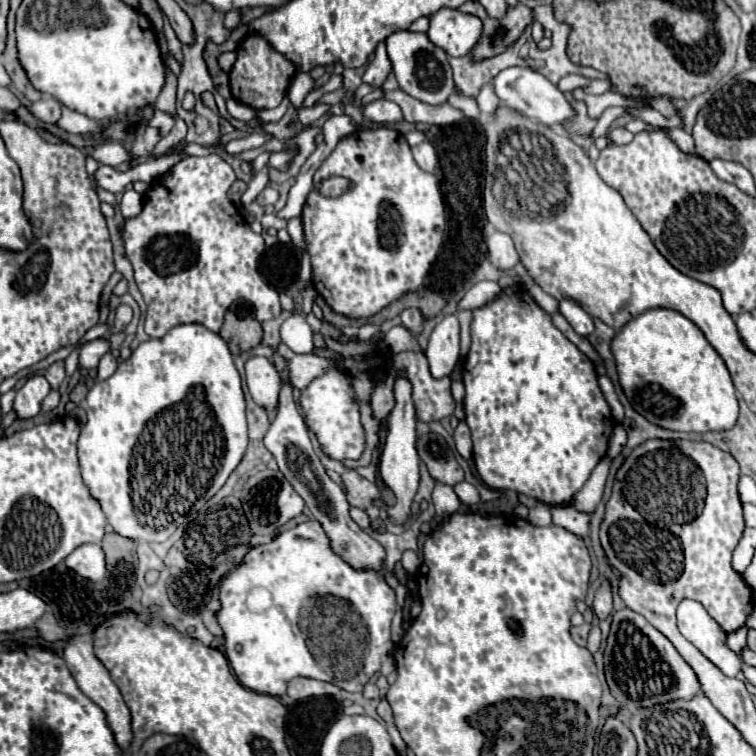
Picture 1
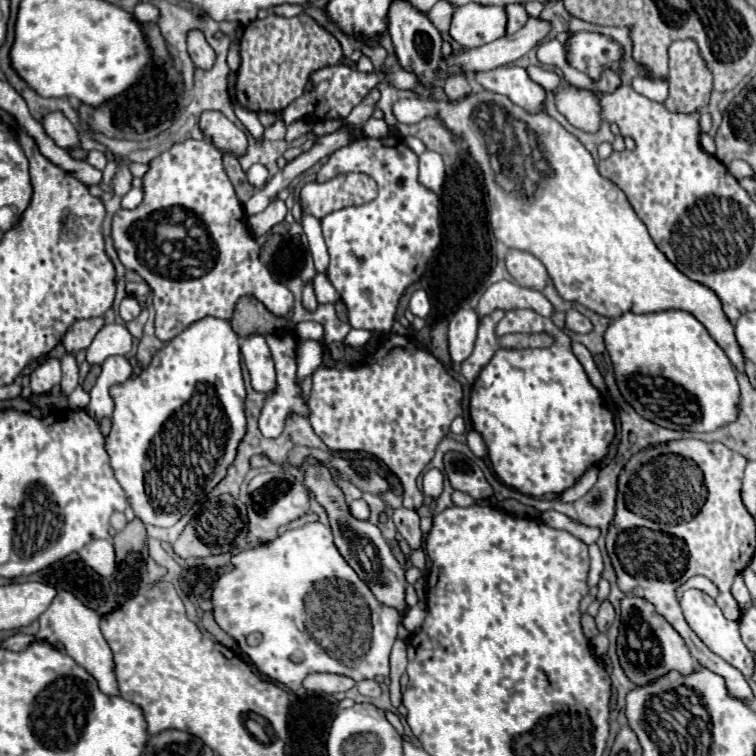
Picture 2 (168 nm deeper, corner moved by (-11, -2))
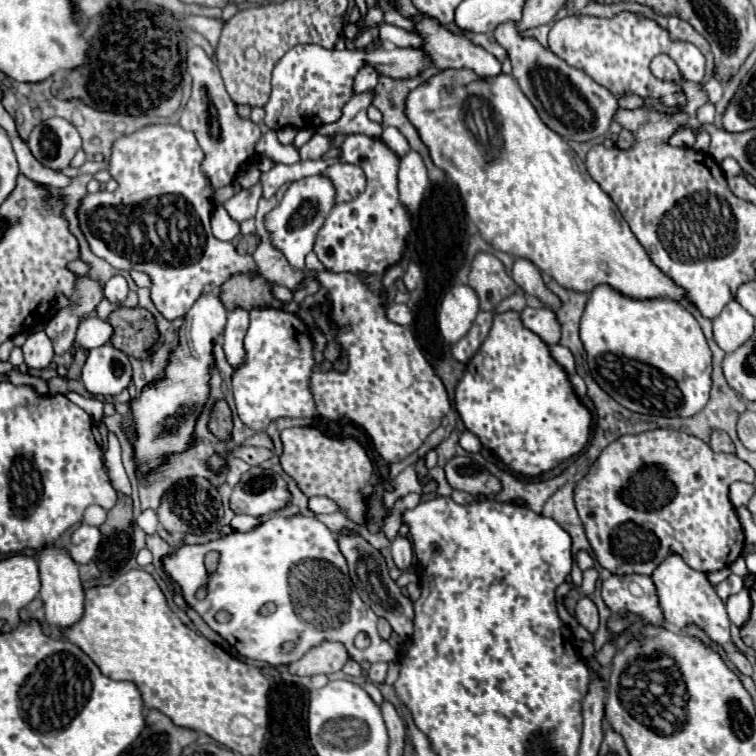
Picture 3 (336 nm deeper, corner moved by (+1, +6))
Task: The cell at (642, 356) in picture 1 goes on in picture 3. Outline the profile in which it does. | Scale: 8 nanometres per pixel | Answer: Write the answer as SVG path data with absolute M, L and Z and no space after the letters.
M598 284L580 318L580 340L592 378L620 406L648 416L694 416L704 408L712 384L712 352L696 318L672 298L634 300L608 284Z

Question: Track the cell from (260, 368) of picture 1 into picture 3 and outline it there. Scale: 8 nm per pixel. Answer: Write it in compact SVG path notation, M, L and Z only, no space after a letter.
M244 308L228 310L228 322L222 334L222 348L232 368L236 368L244 358L242 340L244 340L246 330L248 330L248 312Z

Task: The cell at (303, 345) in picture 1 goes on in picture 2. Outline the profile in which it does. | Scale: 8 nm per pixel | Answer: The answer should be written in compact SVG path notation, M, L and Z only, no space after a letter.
M308 284L308 286L304 288L302 306L304 306L304 310L308 310L308 312L316 312L316 308L318 308L318 302L316 302L316 296L314 296L314 290L312 290L312 284Z

